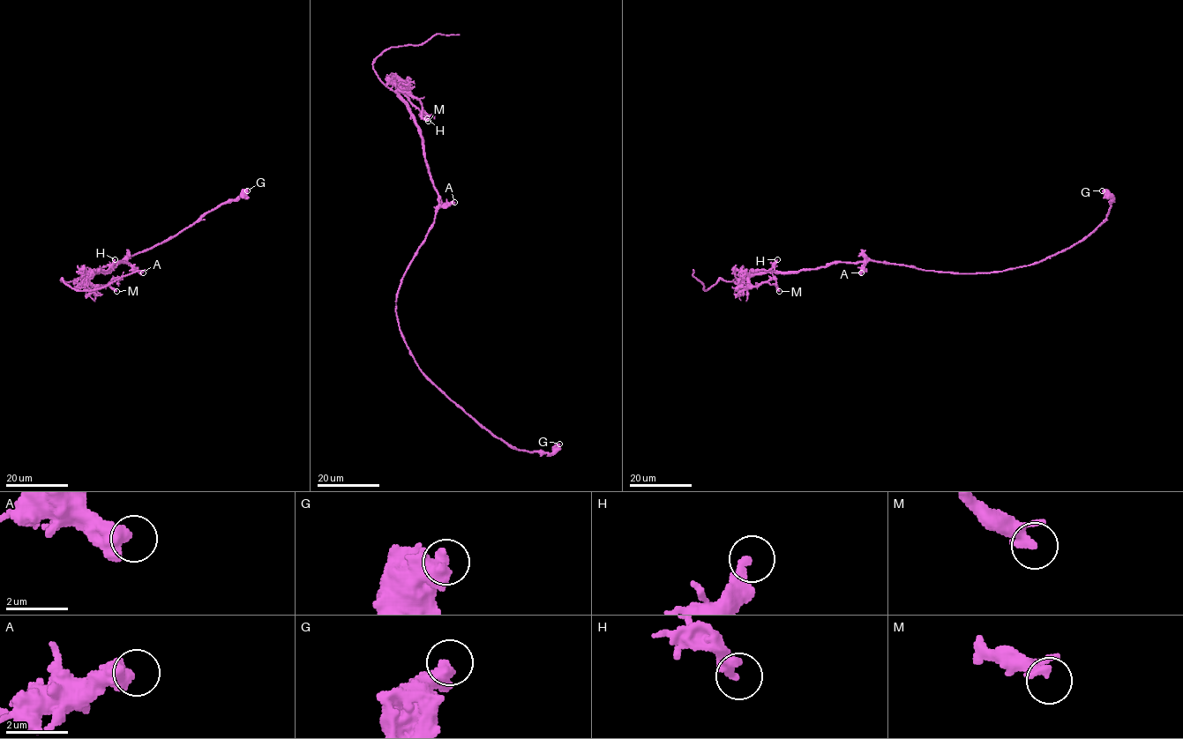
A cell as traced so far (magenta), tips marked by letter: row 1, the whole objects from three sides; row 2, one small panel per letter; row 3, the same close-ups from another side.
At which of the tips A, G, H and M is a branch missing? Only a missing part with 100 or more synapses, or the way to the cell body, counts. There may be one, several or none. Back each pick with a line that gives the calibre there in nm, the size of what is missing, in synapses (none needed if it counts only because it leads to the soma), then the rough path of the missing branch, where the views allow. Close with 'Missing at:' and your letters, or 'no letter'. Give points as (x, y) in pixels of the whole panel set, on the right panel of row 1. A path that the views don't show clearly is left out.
Missing at: no letter

